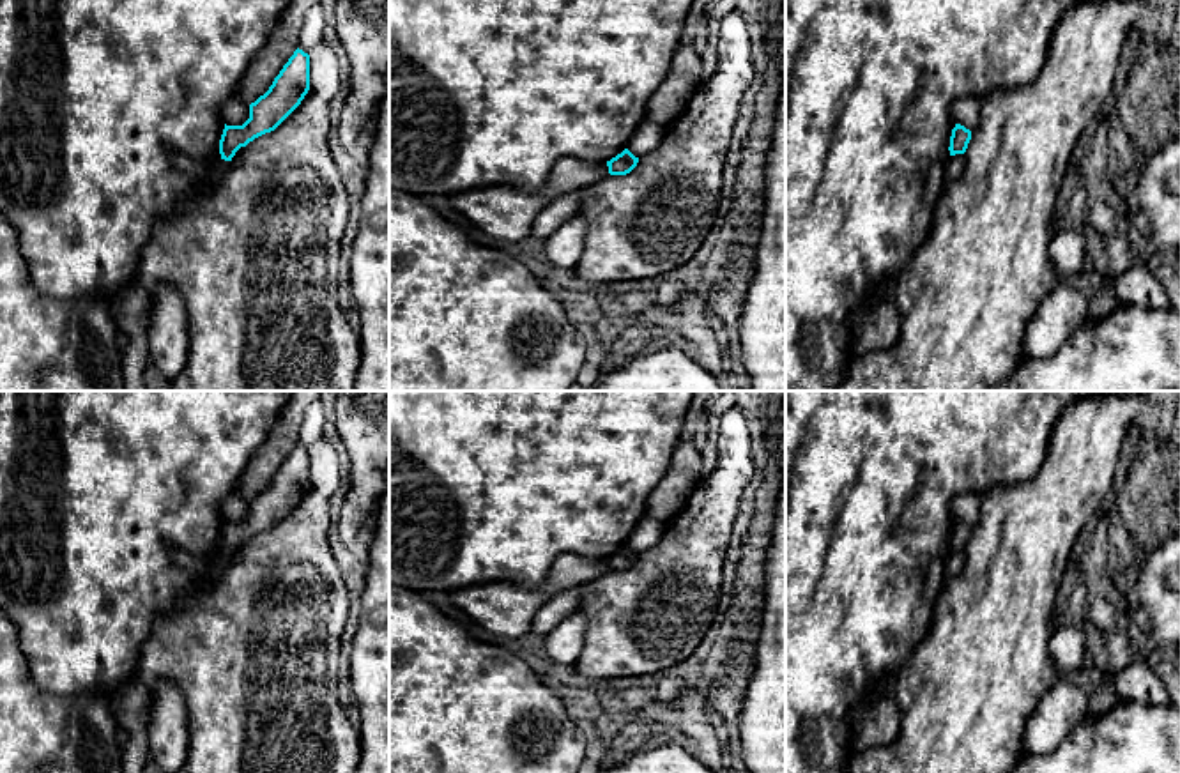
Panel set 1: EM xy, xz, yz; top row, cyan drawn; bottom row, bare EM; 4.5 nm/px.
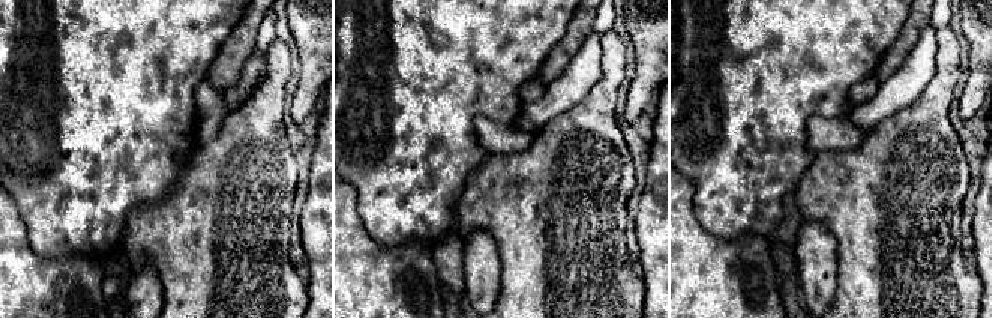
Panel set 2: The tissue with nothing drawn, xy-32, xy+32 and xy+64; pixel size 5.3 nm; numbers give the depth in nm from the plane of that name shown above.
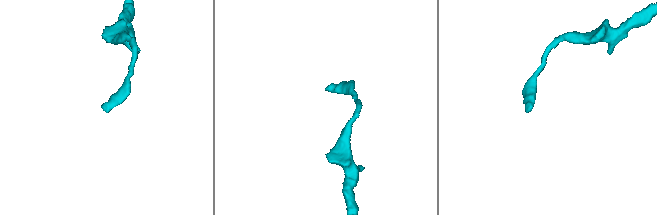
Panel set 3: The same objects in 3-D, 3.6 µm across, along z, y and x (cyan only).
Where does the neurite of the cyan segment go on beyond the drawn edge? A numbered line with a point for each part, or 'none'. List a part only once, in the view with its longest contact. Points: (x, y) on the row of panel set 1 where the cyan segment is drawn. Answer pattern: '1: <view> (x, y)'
none

